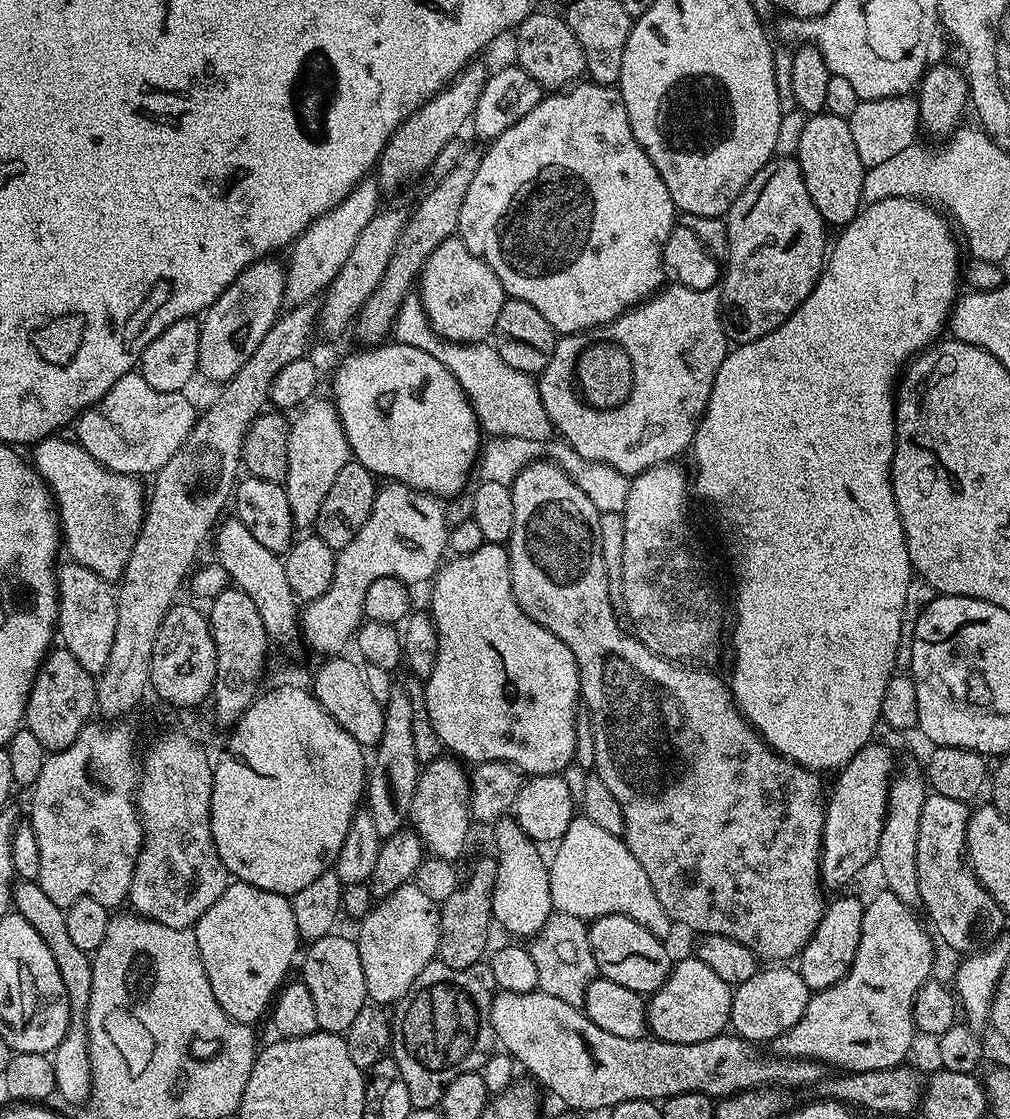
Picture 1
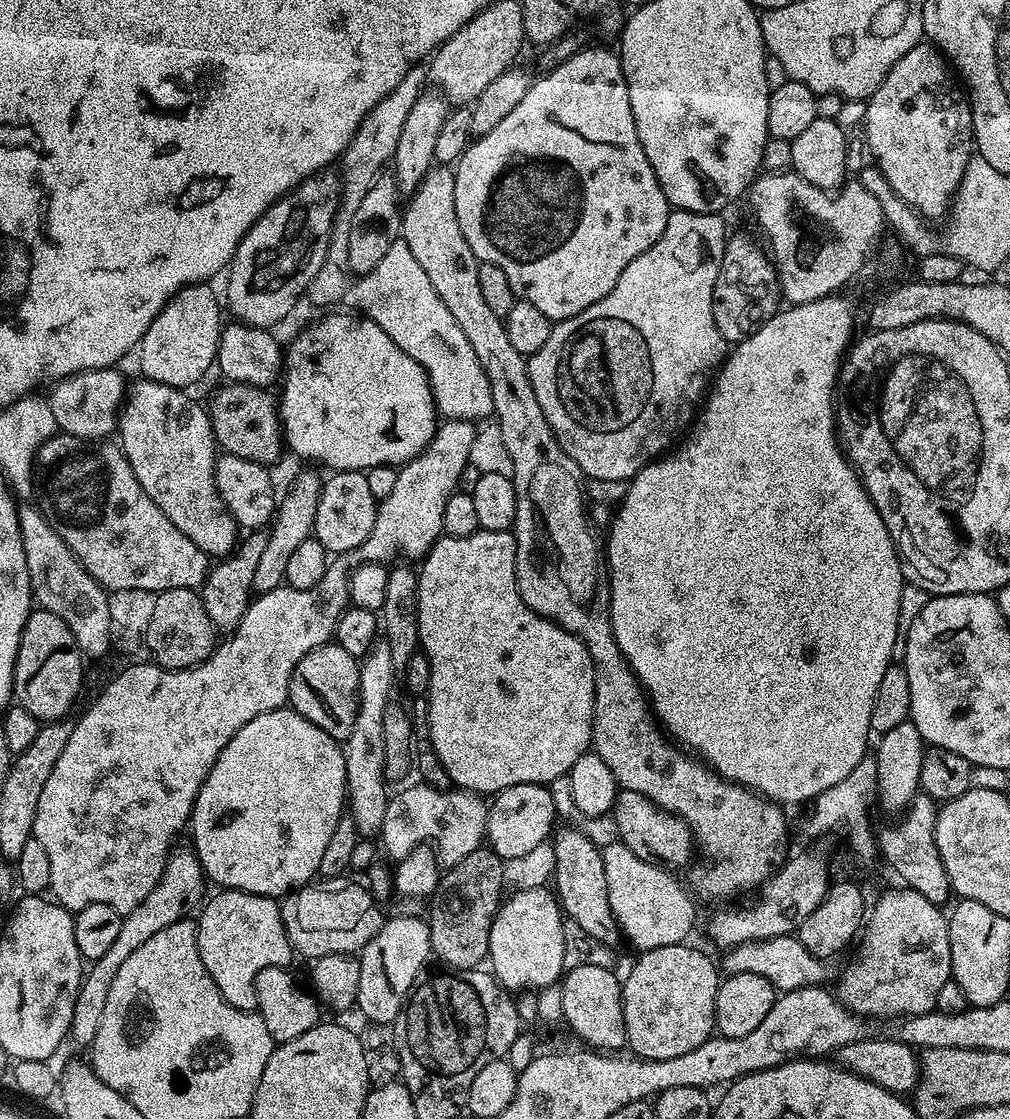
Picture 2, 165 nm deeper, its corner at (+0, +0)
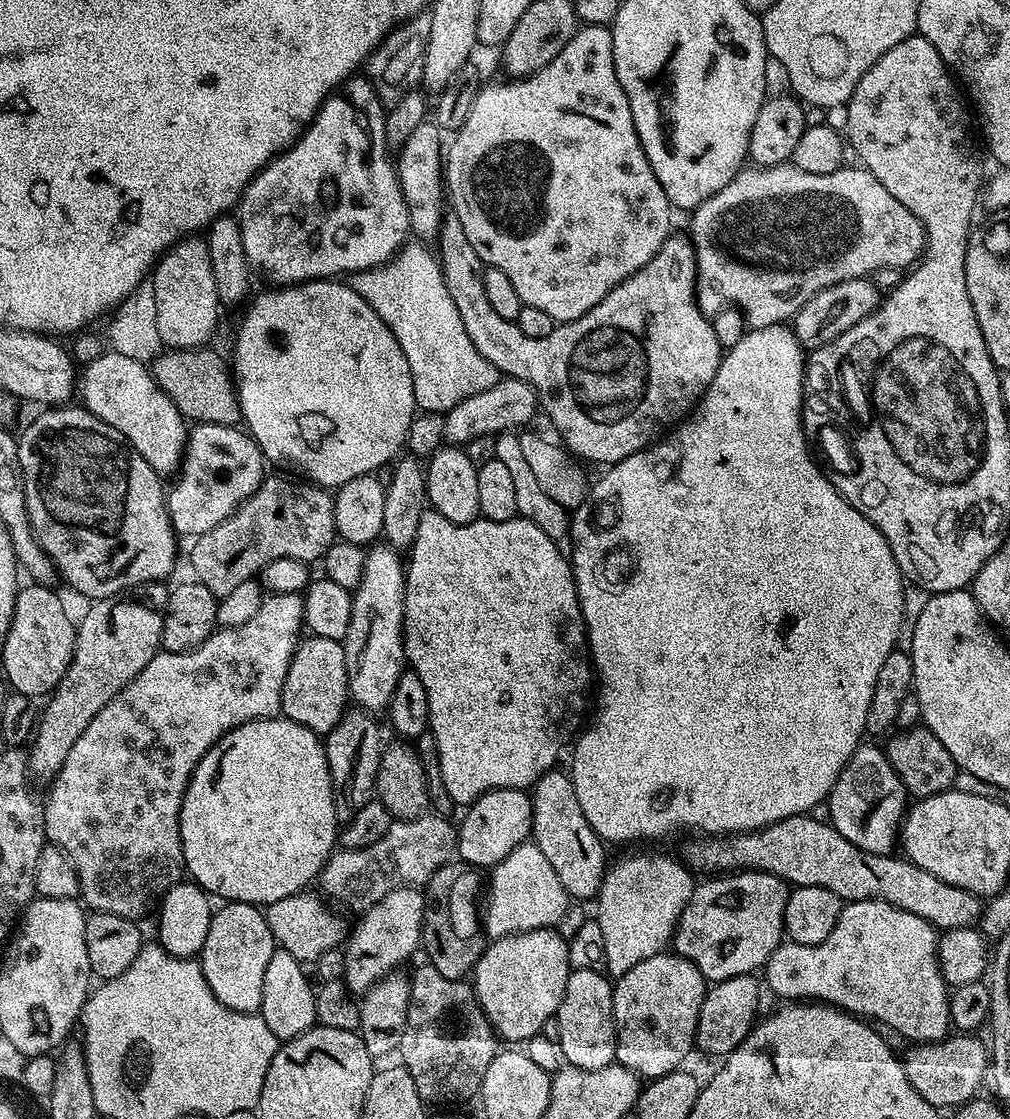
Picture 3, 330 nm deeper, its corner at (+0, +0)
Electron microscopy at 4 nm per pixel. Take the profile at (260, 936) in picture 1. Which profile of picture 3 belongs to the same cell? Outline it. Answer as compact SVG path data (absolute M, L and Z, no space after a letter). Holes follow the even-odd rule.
M224 902L212 913L198 959L200 969L214 990L214 998L230 1010L259 1013L262 1002L262 978L266 978L266 965L277 950L265 913L255 904Z

